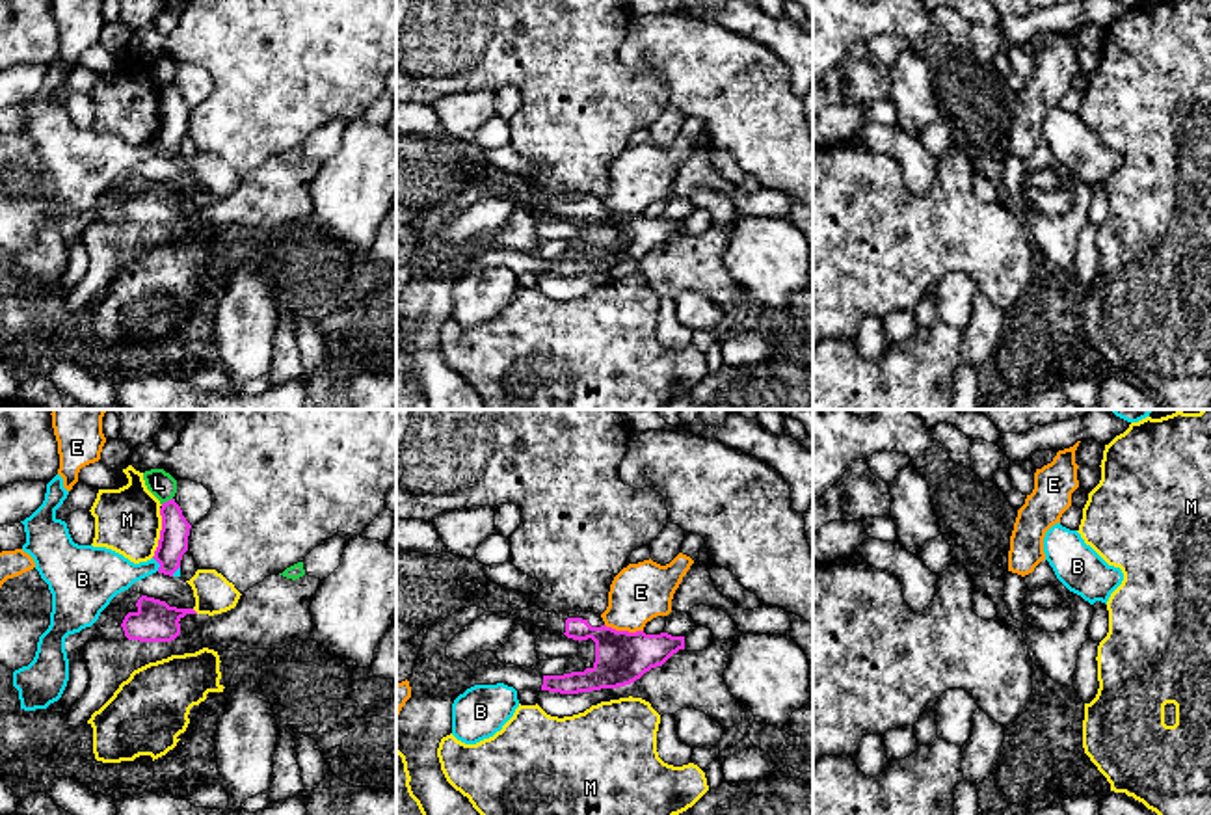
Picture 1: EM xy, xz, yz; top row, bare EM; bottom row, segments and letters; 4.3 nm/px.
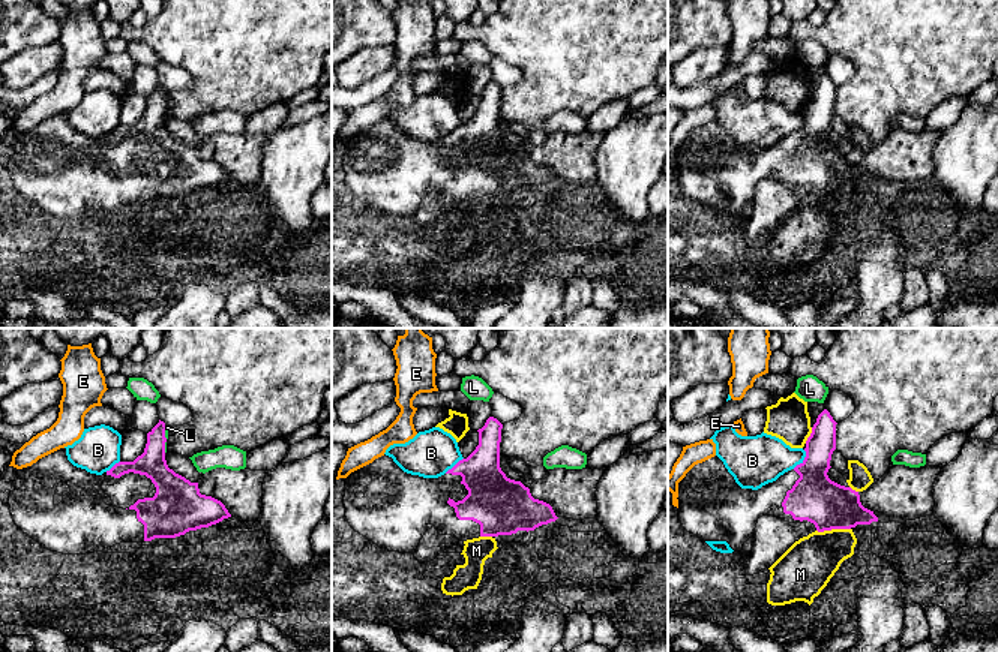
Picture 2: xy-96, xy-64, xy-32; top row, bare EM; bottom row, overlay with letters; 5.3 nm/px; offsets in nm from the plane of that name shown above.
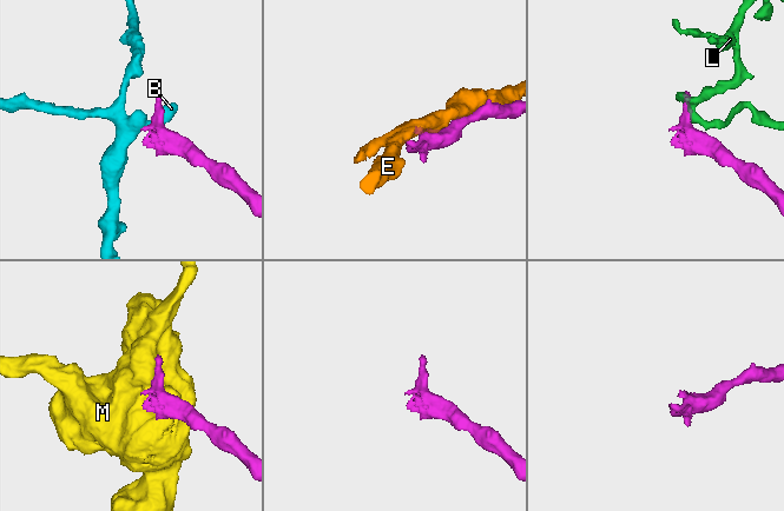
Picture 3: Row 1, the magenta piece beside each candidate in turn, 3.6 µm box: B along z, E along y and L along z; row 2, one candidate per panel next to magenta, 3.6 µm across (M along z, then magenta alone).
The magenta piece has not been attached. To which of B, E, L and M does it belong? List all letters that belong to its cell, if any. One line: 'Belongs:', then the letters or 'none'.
Belongs: none

